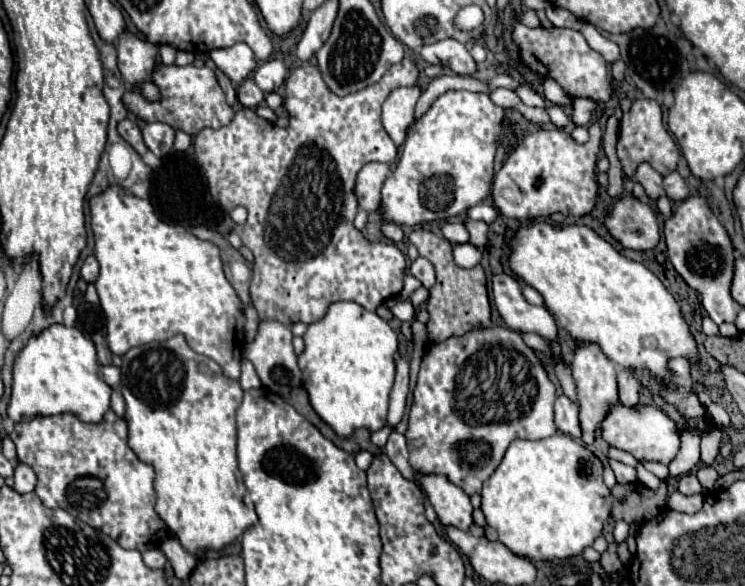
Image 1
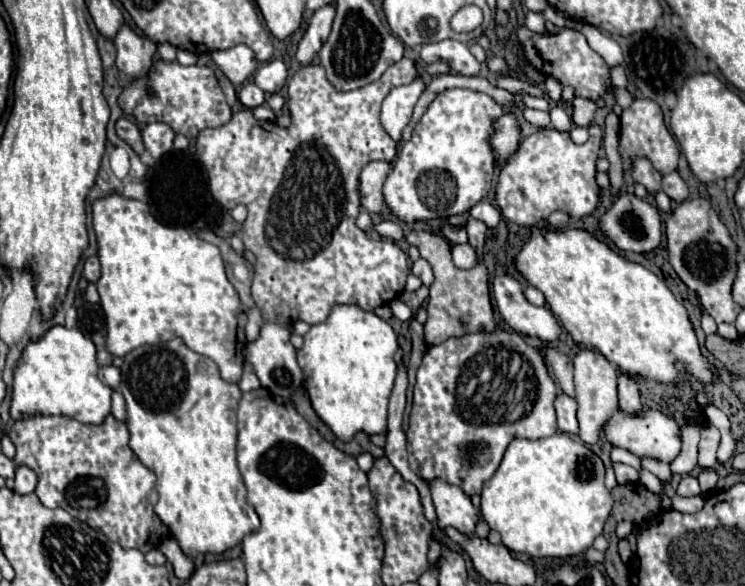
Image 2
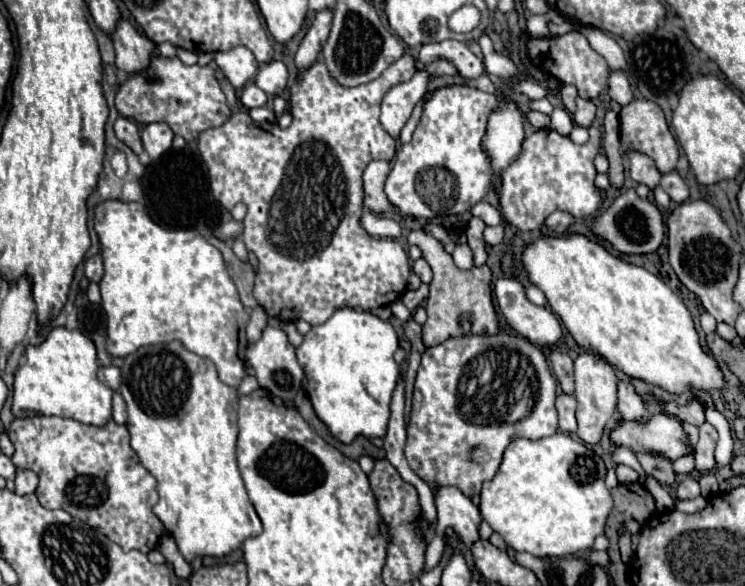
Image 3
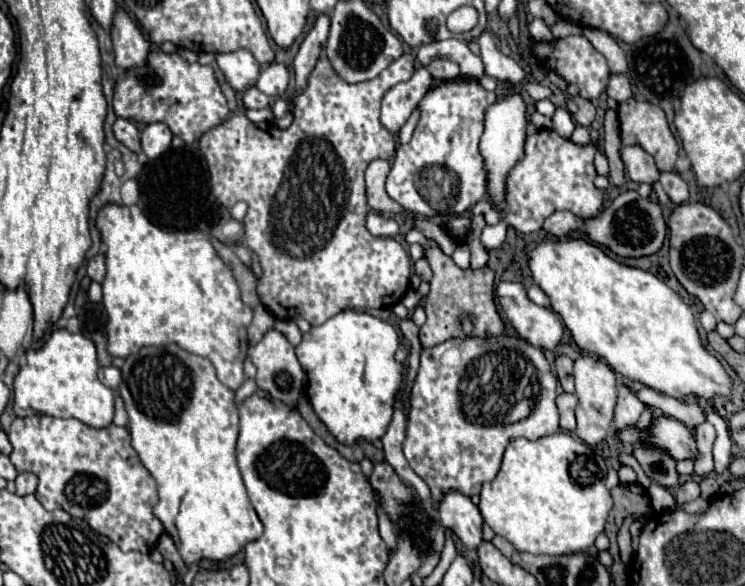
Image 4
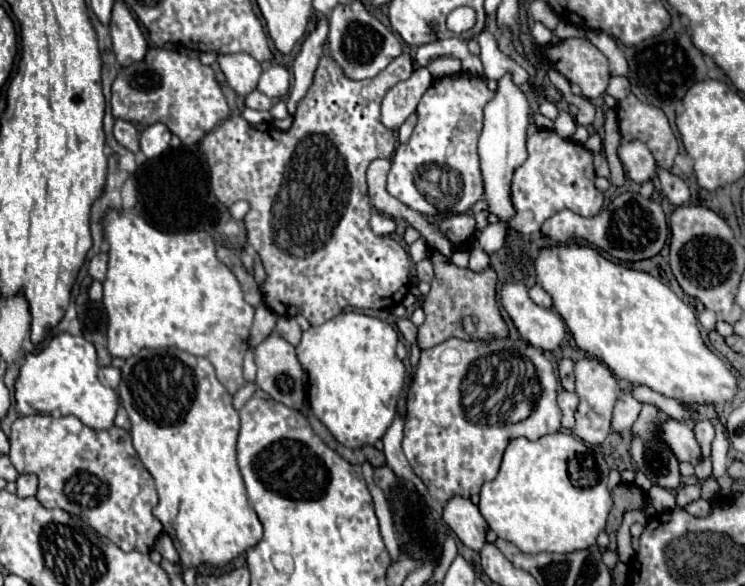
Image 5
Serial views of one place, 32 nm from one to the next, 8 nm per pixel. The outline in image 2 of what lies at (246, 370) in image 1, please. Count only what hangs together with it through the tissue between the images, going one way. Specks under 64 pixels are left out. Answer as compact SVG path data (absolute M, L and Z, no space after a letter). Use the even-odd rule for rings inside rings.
M244 362L244 374L242 374L242 380L240 380L240 390L242 392L248 392L248 390L254 390L254 388L260 388L260 380L254 374L252 364L250 362Z

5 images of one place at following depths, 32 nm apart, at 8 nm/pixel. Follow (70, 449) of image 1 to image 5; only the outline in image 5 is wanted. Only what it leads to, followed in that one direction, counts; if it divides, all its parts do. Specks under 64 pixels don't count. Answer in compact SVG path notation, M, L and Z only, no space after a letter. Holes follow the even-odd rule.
M46 414L24 416L12 424L8 456L20 474L30 472L38 476L40 486L38 486L36 498L42 502L44 508L62 508L70 516L82 518L98 534L106 536L116 546L120 546L120 550L124 552L138 550L138 552L148 554L154 548L158 536L162 534L162 524L152 514L152 508L158 504L156 484L150 472L140 462L132 446L132 438L128 430L112 426L108 430L98 432L98 430L84 426L76 416L64 416L64 418L54 418Z

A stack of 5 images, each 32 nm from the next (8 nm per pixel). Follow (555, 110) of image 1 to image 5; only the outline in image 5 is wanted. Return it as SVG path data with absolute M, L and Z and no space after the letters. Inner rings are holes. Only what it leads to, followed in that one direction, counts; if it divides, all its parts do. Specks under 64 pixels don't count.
M558 112L558 118L554 120L554 130L556 134L560 134L562 138L572 138L574 130L576 130L576 122L568 112Z

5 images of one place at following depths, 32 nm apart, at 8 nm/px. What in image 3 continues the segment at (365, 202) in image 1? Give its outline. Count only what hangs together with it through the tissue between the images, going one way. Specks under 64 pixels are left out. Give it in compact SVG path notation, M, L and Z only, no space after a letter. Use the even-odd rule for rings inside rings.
M376 160L370 162L364 170L364 206L374 214L390 212L392 206L384 194L384 182L390 172L390 164Z

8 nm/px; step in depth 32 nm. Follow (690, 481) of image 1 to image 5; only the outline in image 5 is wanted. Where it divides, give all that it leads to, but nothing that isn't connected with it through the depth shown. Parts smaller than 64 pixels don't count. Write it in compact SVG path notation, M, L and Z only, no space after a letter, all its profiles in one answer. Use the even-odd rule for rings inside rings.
M684 484L676 492L676 502L680 508L684 508L688 502L694 502L700 498L700 486L698 484Z

